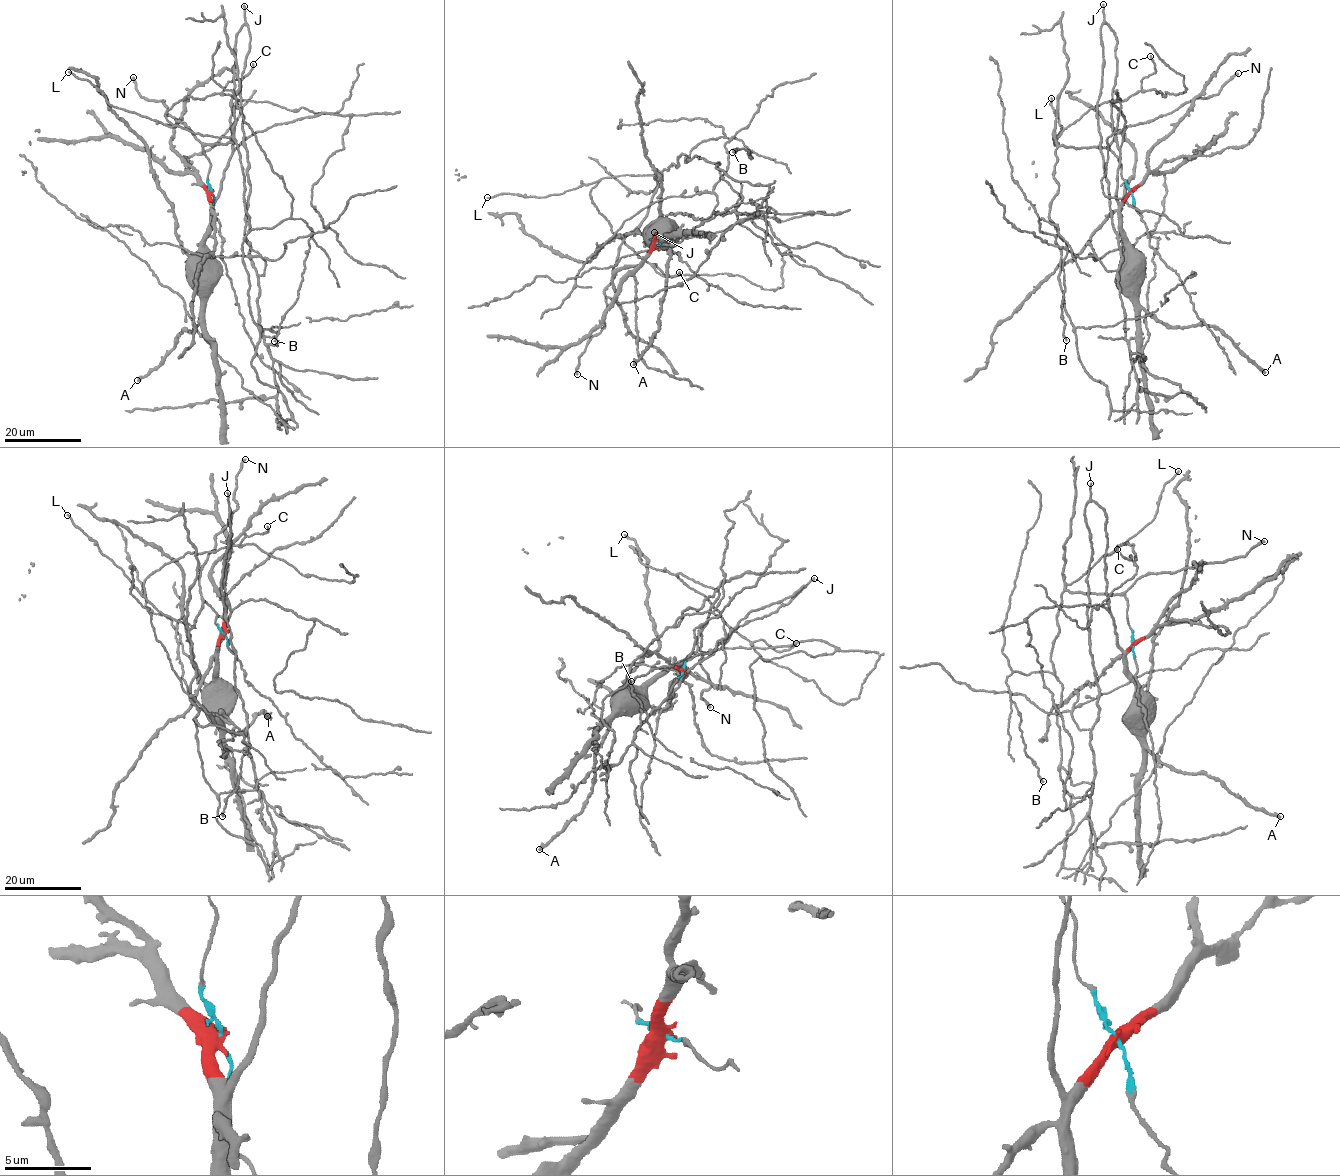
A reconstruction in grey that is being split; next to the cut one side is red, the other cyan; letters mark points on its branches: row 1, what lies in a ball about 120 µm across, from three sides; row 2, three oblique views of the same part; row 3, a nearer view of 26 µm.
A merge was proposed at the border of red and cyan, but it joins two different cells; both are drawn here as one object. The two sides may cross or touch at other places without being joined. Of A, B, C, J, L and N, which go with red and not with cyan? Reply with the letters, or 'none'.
A, J

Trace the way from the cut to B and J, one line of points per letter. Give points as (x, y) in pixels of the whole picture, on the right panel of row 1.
B: (1130, 191), (1106, 148), (1056, 150), (1057, 233), (1038, 221), (1065, 242), (1066, 341)
J: (1130, 191), (1120, 203), (1116, 198), (1120, 151), (1112, 129), (1111, 114), (1116, 37), (1104, 20), (1102, 4)

